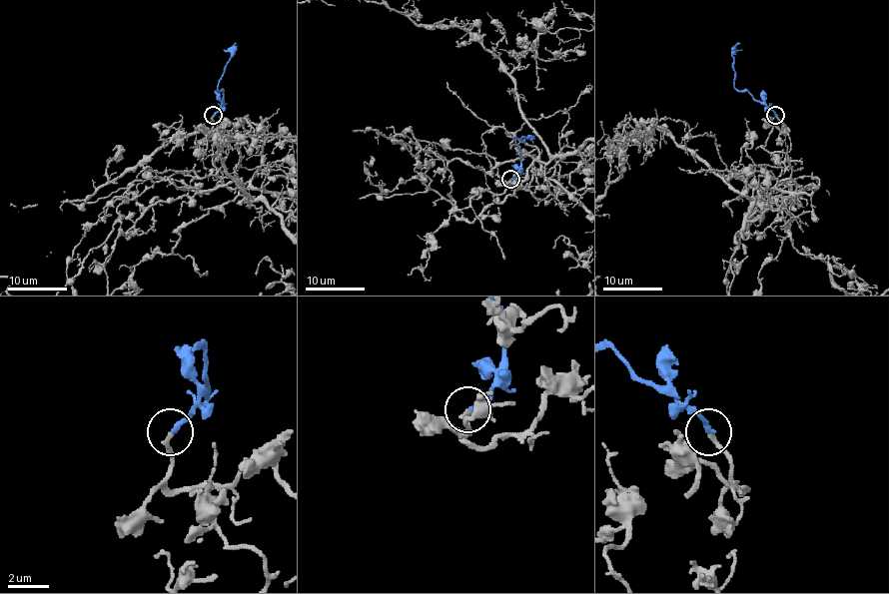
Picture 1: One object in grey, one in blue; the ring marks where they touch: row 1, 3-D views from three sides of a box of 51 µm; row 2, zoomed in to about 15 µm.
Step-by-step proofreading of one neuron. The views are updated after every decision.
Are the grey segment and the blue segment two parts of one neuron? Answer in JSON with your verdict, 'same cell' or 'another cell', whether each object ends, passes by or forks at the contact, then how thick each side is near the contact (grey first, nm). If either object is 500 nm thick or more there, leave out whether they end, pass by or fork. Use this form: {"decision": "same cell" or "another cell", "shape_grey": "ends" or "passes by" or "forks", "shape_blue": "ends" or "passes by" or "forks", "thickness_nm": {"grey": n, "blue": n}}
{"decision": "same cell", "shape_grey": "ends", "shape_blue": "ends", "thickness_nm": {"grey": 240, "blue": 240}}

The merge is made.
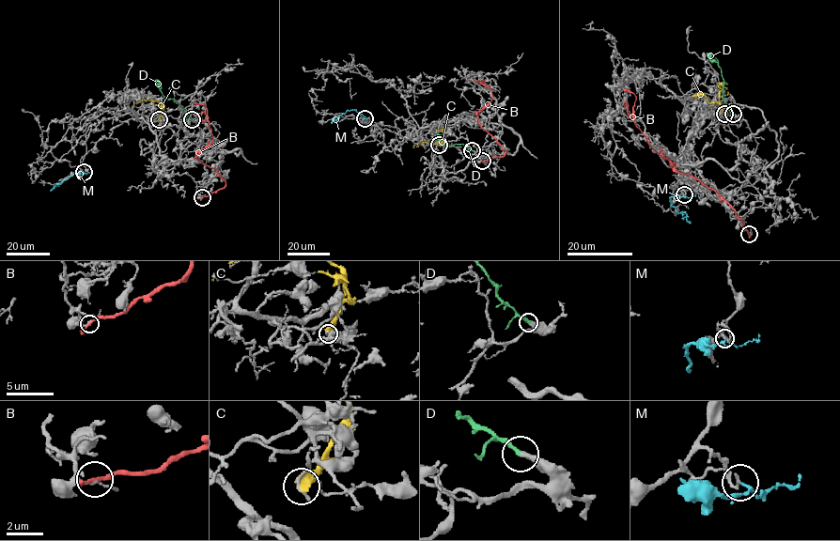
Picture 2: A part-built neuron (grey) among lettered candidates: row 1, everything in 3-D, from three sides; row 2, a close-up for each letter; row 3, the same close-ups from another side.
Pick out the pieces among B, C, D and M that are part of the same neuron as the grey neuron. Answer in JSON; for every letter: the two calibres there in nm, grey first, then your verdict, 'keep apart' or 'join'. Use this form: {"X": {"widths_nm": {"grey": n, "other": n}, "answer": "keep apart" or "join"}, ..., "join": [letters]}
{"B": {"widths_nm": {"grey": 130, "other": 170}, "answer": "keep apart"}, "C": {"widths_nm": {"grey": 170, "other": 440}, "answer": "keep apart"}, "D": {"widths_nm": {"grey": 380, "other": 280}, "answer": "join"}, "M": {"widths_nm": {"grey": 170, "other": 130}, "answer": "keep apart"}, "join": ["D"]}

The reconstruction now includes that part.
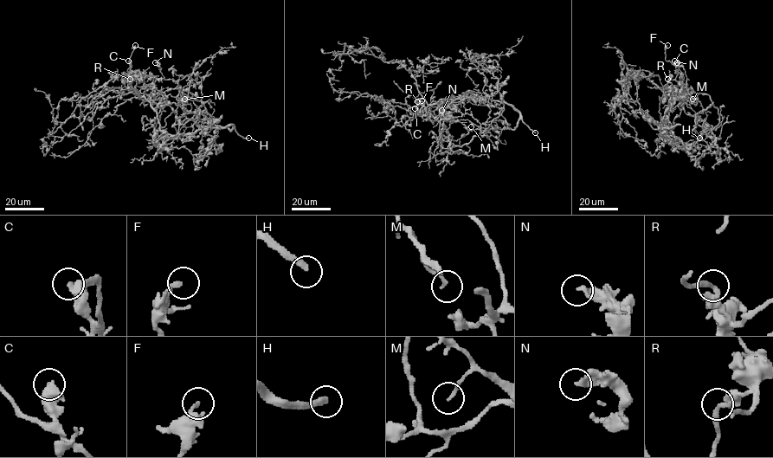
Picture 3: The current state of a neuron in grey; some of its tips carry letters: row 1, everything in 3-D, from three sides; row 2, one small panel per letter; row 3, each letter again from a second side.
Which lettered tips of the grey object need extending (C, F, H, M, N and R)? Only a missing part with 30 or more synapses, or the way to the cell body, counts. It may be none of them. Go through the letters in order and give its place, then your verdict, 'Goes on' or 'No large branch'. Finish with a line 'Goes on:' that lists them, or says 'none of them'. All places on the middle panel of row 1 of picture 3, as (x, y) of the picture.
C: Place: (415, 108). No large branch
F: Place: (421, 100). No large branch
H: Place: (535, 132). Goes on
M: Place: (471, 126). No large branch
N: Place: (441, 110). No large branch
R: Place: (417, 101). Goes on
Goes on: H, R

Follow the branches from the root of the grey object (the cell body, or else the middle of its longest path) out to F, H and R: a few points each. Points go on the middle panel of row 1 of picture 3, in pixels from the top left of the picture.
F: (441, 99), (424, 106), (429, 117), (429, 107), (414, 115), (418, 108), (416, 99), (421, 100)
H: (441, 99), (473, 97), (505, 101), (535, 132)
R: (441, 99), (426, 106), (417, 101)

